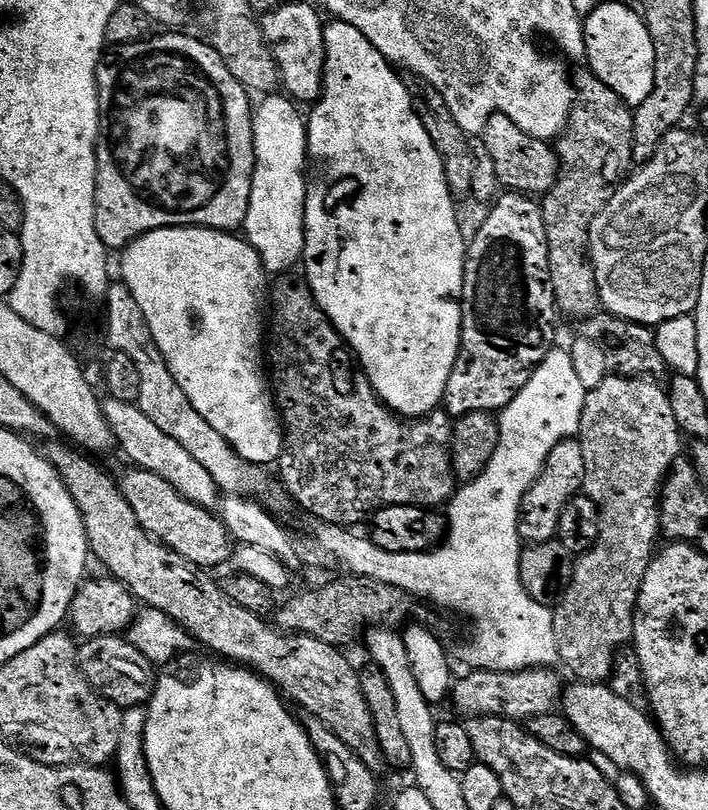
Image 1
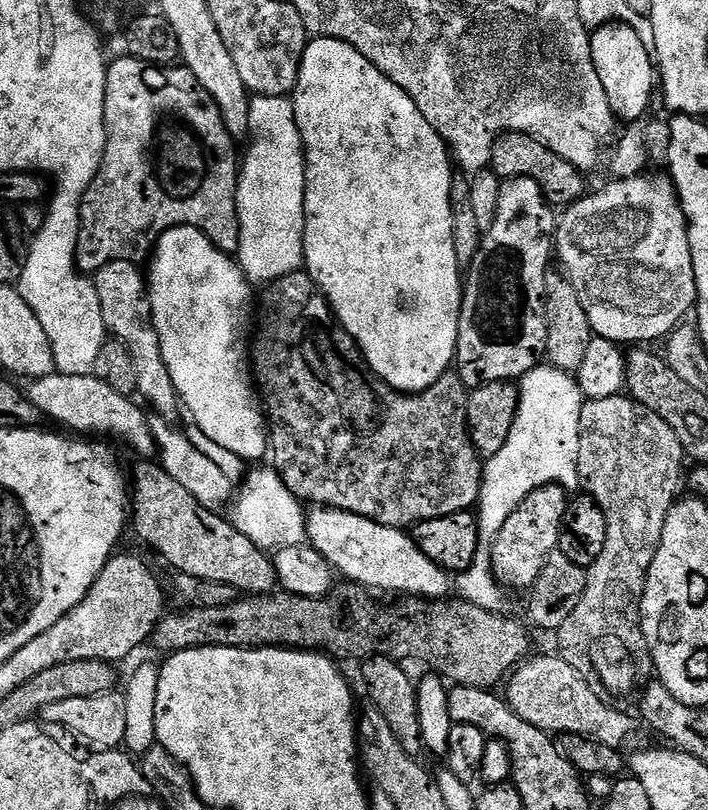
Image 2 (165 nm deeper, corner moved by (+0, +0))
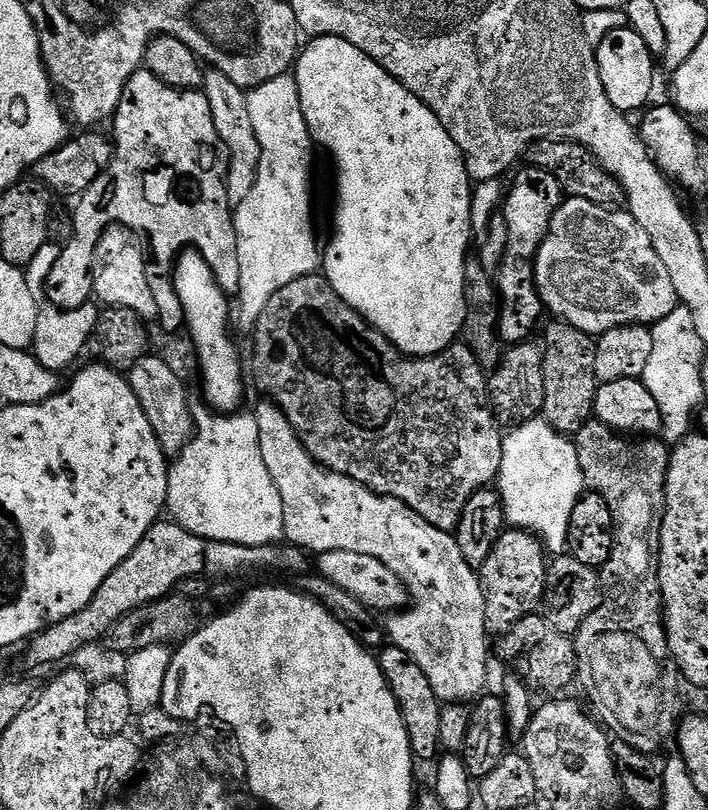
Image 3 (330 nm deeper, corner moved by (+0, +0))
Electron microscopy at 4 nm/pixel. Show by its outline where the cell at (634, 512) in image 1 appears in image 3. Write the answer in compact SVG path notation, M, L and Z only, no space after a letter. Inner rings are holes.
M593 418L580 432L575 433L574 443L578 462L584 468L584 486L587 491L597 492L606 498L610 514L616 523L614 550L604 567L599 569L600 588L604 597L598 610L582 622L574 637L576 645L576 667L582 680L588 683L592 696L600 708L605 708L616 719L620 728L625 728L631 737L630 743L641 752L655 753L655 748L675 733L680 712L680 684L682 677L676 660L670 654L668 635L664 633L664 609L660 595L660 577L654 563L654 529L664 510L664 487L668 481L669 445L660 438L625 438L605 424Z

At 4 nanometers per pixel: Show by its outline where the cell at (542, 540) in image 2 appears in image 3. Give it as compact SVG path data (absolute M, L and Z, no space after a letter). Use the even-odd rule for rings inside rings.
M509 527L494 542L490 558L478 569L486 602L486 630L489 637L503 638L522 618L533 615L541 607L548 577L549 557L537 537L523 528Z

